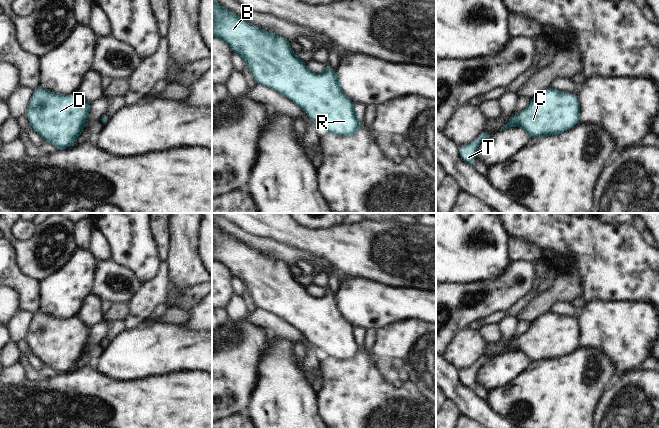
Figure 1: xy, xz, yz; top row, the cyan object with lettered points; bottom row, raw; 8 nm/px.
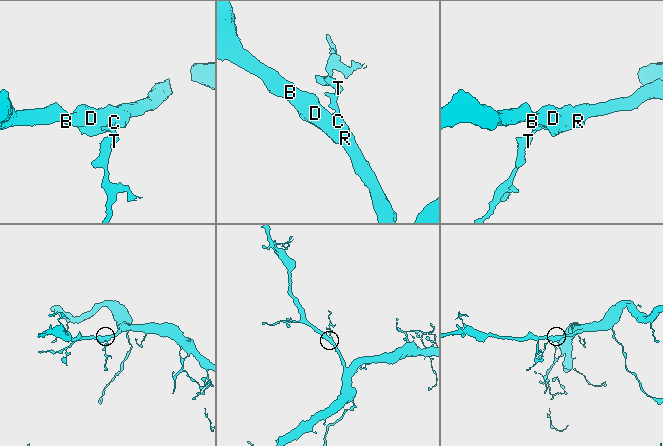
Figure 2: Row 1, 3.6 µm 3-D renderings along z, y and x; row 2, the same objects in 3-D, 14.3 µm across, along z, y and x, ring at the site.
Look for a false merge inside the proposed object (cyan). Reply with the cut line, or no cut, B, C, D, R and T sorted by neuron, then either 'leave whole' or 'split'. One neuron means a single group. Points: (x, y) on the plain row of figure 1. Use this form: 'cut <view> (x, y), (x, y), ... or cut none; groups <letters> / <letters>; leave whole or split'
cut none; groups B C D R T; leave whole

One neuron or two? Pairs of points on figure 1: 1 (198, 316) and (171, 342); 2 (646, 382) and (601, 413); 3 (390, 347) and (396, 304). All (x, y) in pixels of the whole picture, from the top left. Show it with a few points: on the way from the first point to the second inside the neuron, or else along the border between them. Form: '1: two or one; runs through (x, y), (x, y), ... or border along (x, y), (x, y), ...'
1: two; border along (182, 326), (201, 332)
2: one; runs through (635, 393), (615, 413), (612, 413)
3: two; border along (416, 318), (392, 322), (381, 326), (376, 331)

